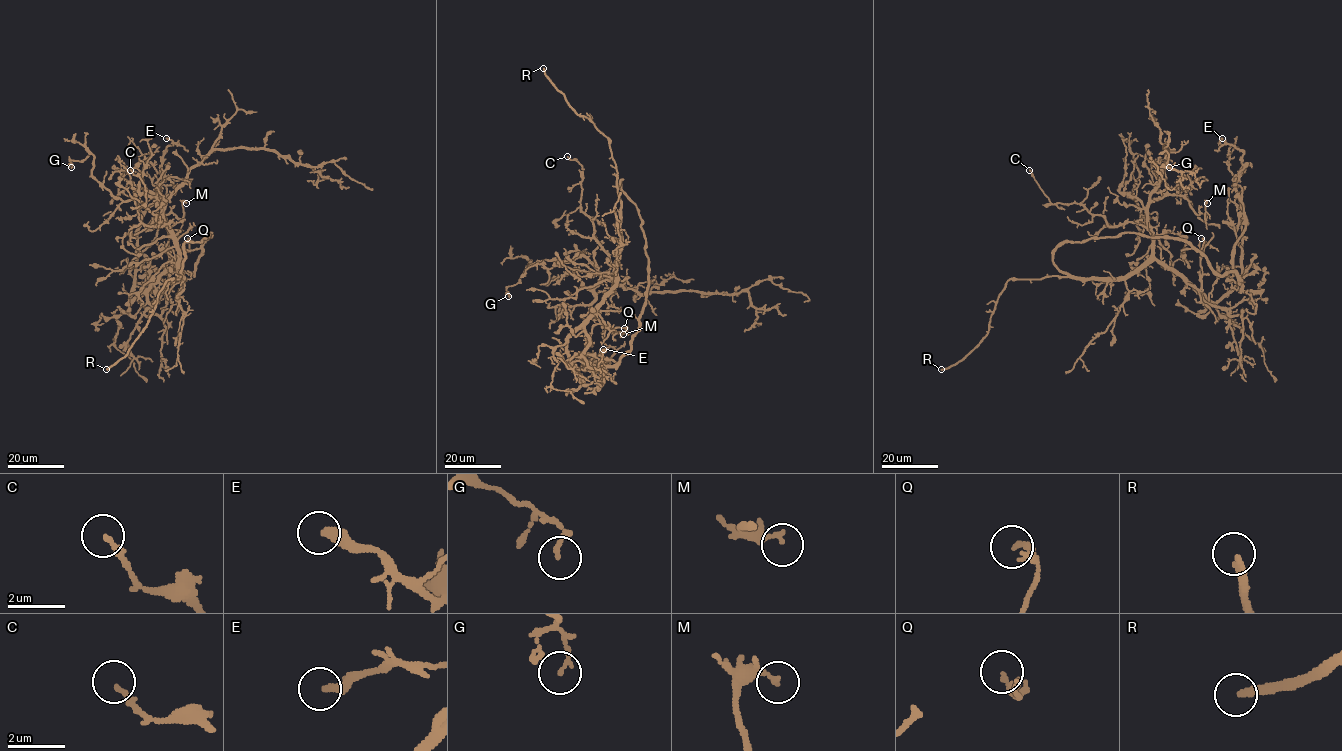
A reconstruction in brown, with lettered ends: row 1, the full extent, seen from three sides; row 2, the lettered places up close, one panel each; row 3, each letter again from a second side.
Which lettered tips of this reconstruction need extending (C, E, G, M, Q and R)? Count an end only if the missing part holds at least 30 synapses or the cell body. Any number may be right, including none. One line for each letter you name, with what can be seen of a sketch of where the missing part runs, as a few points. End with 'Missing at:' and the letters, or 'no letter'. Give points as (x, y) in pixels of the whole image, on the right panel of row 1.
R: course (941, 369), (927, 374), (912, 388), (887, 428), (897, 428)
Missing at: R

